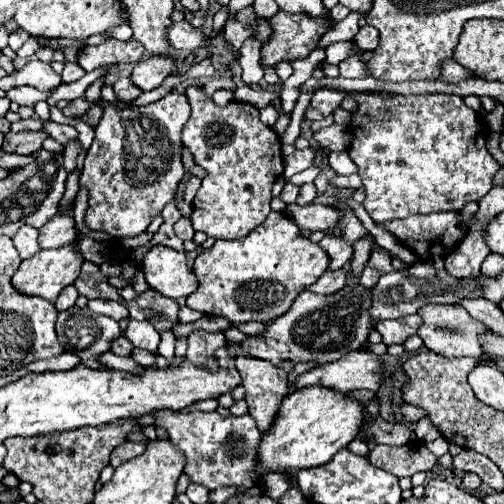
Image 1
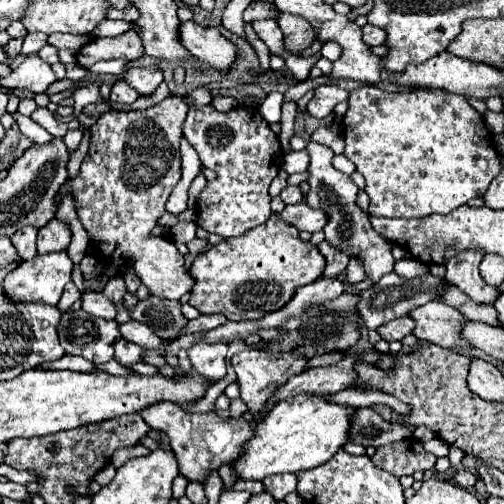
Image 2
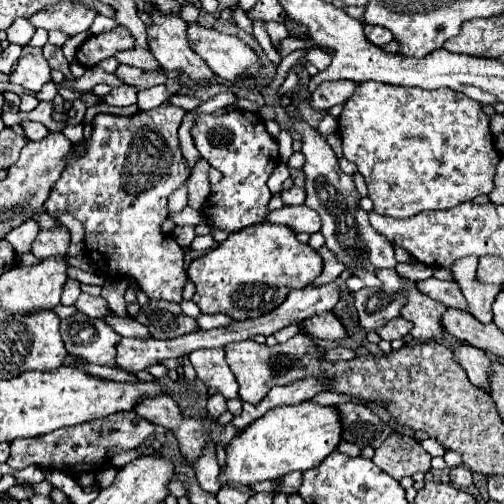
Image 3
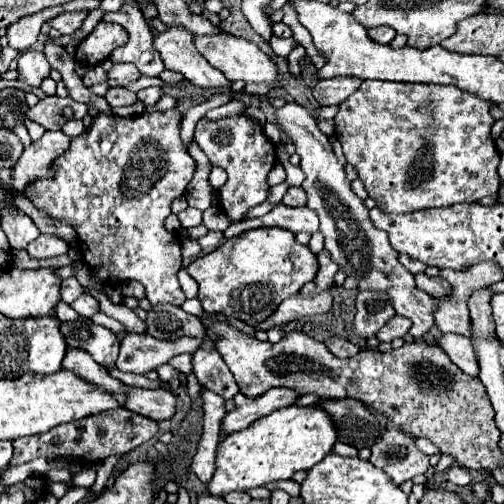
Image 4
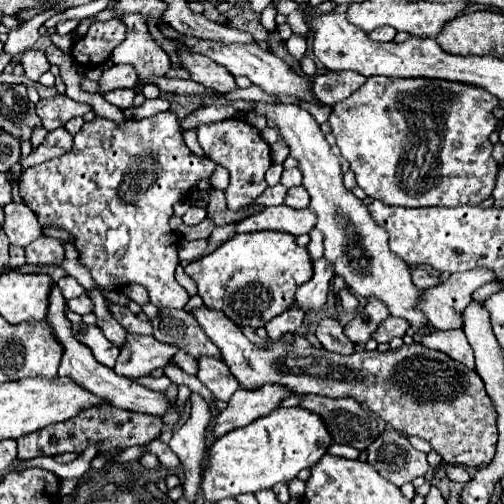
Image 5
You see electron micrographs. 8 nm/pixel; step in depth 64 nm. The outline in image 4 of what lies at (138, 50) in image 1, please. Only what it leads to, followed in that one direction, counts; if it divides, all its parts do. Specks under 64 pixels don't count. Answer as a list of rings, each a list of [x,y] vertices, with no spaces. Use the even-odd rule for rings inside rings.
[[[98,22],[96,28],[78,44],[76,60],[82,66],[98,66],[112,54],[114,48],[126,44],[126,40],[128,33],[120,24]]]

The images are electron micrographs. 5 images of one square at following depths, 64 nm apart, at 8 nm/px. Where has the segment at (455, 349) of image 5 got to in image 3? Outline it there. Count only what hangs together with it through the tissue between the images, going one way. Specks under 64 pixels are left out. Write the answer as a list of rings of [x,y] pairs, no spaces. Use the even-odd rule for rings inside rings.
[[[456,342],[450,348],[452,348],[452,356],[456,356],[456,362],[466,370],[470,382],[488,392],[490,360],[486,358],[486,352],[482,352],[480,348],[472,348],[472,344],[464,344],[464,342]]]

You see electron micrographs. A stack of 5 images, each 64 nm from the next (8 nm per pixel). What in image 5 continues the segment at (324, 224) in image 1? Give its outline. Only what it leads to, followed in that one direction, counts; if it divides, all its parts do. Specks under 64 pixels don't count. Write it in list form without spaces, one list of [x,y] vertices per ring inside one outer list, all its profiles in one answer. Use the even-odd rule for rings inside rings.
[[[286,204],[282,206],[268,206],[260,212],[244,218],[238,222],[236,232],[258,232],[258,230],[276,230],[276,232],[288,232],[292,236],[308,234],[316,224],[316,214],[312,214],[310,208],[306,210],[294,210]]]

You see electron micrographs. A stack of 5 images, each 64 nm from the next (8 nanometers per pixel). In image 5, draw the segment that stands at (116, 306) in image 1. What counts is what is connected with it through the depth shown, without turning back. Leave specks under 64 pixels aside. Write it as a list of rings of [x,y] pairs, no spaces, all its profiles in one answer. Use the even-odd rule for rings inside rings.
[[[82,294],[82,296],[78,296],[78,298],[68,300],[68,302],[66,302],[66,306],[68,306],[72,312],[80,314],[80,316],[84,316],[84,314],[92,312],[92,302],[90,302],[90,298],[88,298],[86,294]]]

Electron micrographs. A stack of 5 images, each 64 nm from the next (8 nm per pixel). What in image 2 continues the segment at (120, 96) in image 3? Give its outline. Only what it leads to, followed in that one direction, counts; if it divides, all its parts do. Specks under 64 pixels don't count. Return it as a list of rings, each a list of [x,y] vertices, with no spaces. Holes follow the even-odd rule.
[[[118,80],[114,86],[112,86],[112,92],[110,92],[110,102],[118,102],[118,104],[132,104],[136,102],[138,98],[138,92],[128,86],[124,80]]]

